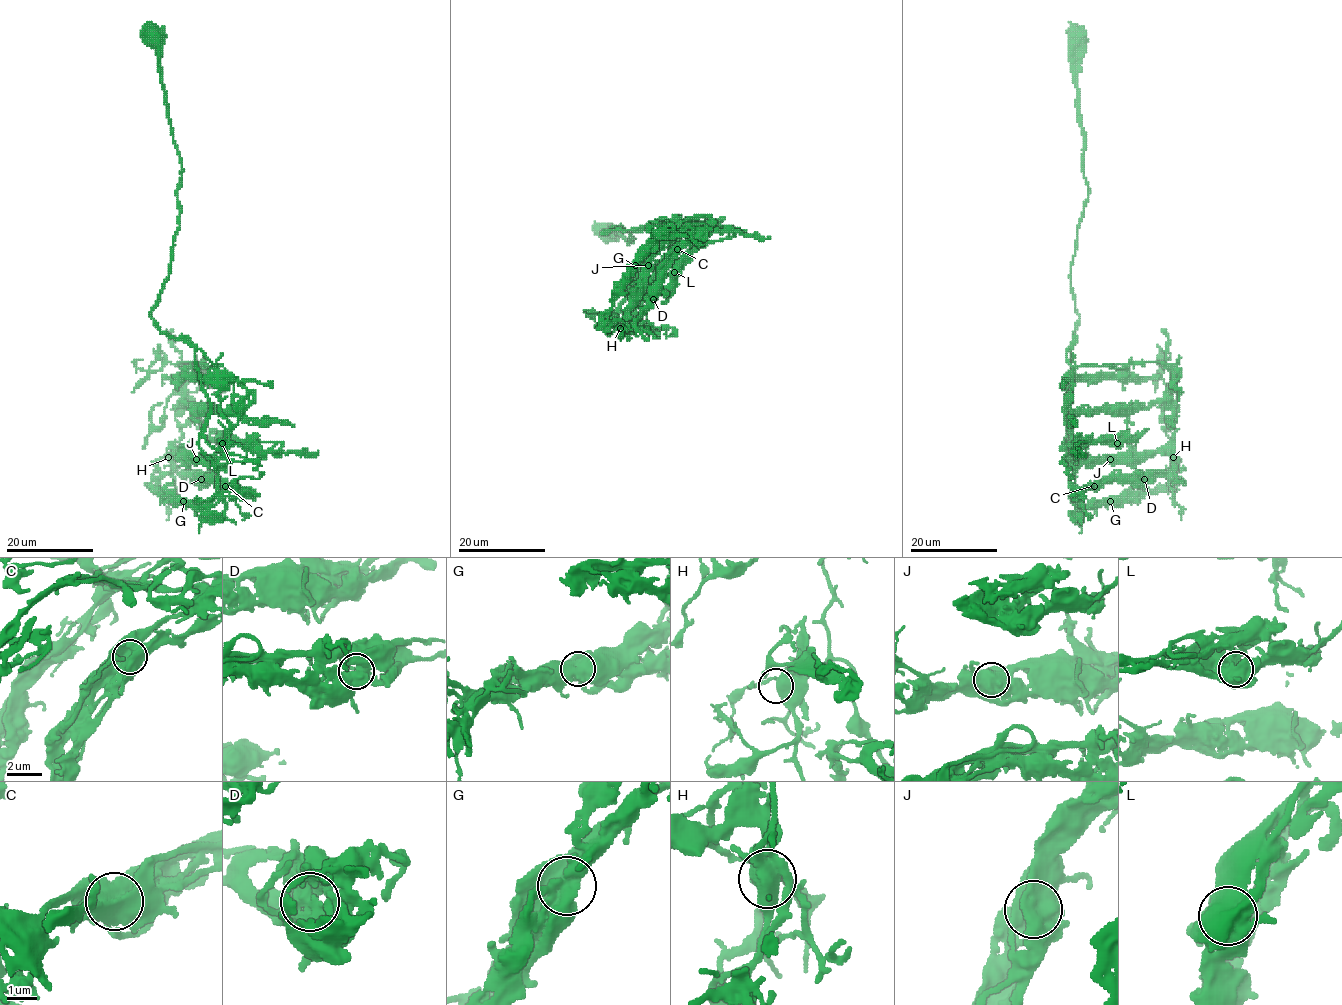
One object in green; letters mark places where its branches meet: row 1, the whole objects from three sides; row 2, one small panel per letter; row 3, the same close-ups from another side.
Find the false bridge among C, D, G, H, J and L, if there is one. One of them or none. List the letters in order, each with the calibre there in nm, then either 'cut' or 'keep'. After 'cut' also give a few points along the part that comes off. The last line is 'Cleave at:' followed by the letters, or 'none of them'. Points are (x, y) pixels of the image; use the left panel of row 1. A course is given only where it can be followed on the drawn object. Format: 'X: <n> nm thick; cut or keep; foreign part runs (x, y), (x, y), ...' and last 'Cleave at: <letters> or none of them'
C: 800 nm thick; keep
D: 600 nm thick; keep
G: 600 nm thick; keep
H: 440 nm thick; keep
J: 650 nm thick; keep
L: 800 nm thick; keep
Cleave at: none of them

